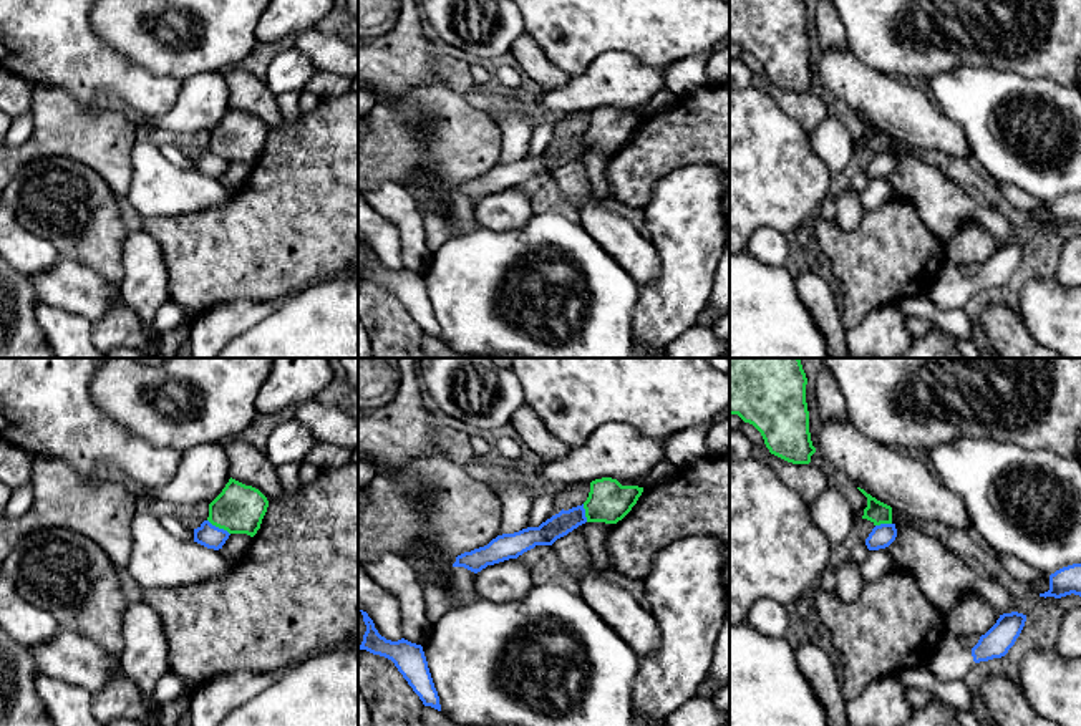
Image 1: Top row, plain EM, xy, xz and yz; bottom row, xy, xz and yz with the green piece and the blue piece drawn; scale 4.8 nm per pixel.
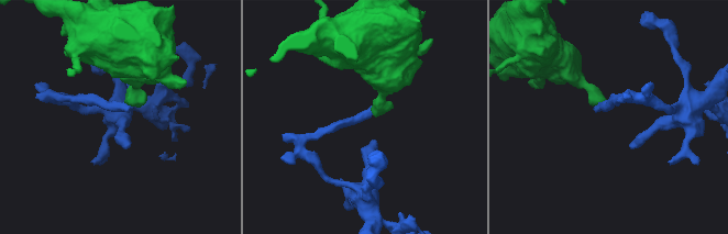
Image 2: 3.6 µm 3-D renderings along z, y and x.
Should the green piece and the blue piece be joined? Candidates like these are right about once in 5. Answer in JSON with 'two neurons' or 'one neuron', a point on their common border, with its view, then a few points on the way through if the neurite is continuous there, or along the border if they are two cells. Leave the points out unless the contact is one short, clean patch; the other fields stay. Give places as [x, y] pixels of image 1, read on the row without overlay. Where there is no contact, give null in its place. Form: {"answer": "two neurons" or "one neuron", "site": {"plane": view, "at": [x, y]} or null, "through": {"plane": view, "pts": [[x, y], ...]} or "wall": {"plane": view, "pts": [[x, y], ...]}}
{"answer": "two neurons", "site": {"plane": "xy", "at": [219, 156]}, "wall": {"plane": "xy", "pts": [[208, 148], [229, 163]]}}

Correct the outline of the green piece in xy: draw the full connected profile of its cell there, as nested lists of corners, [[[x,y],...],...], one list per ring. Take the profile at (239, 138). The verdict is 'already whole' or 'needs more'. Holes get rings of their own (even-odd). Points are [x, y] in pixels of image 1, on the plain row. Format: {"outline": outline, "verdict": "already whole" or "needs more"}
{"outline": [[[230,106],[222,121],[209,133],[207,149],[229,162],[254,166],[267,136],[269,129],[259,118]]], "verdict": "already whole"}

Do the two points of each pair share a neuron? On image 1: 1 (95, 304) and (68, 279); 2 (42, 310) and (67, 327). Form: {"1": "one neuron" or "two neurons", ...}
{"1": "one neuron", "2": "one neuron"}

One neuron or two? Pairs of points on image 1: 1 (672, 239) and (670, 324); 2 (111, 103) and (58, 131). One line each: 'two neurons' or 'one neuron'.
1: one neuron
2: two neurons

